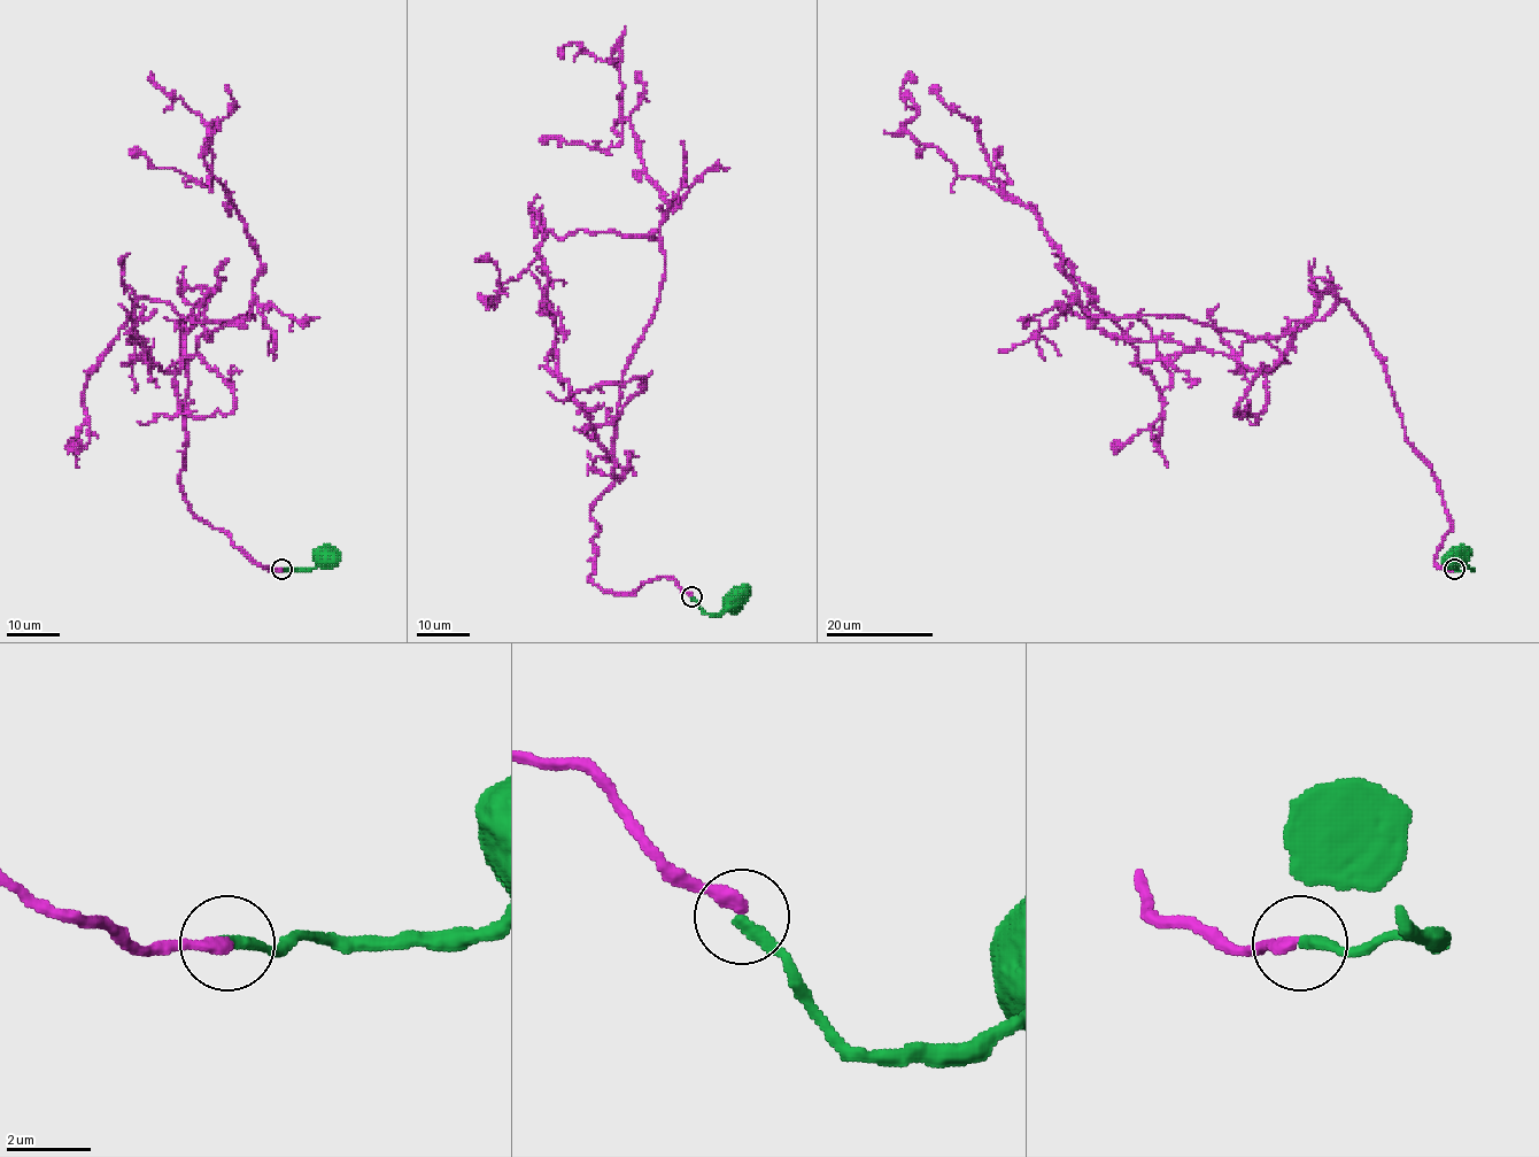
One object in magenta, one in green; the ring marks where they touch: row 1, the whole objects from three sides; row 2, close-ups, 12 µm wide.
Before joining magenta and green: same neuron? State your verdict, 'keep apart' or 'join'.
join

